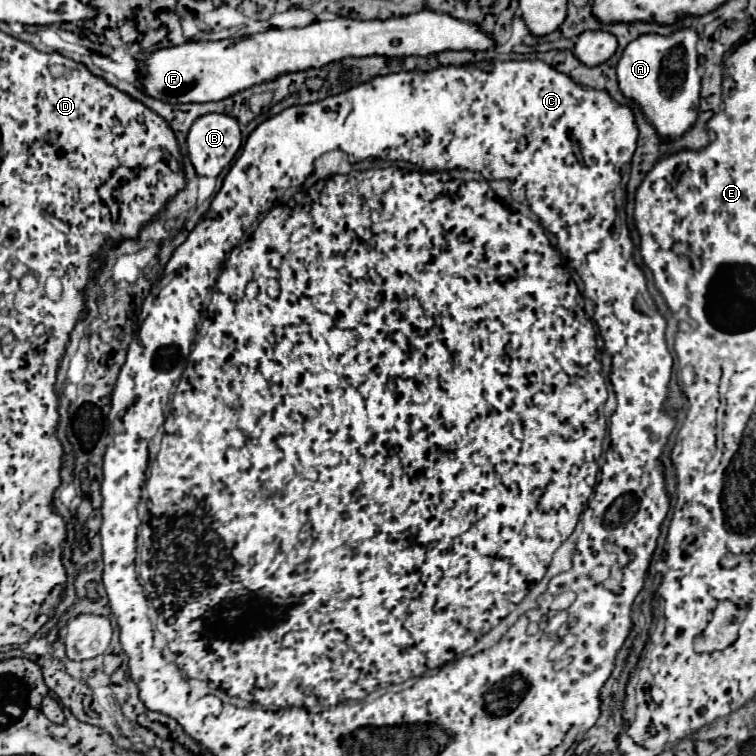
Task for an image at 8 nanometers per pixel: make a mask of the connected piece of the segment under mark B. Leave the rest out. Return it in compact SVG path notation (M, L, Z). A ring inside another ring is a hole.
M206 114L194 120L186 136L186 144L188 144L188 156L196 168L196 174L216 178L236 156L240 142L242 142L242 134L240 134L240 124L236 118L230 118L226 114Z

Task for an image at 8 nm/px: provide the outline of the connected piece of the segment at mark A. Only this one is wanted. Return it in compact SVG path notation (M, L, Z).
M680 28L670 36L642 34L632 40L618 62L618 84L626 98L636 100L642 106L644 116L652 122L660 136L680 138L698 116L700 100L700 76L698 76L698 32L692 28Z

